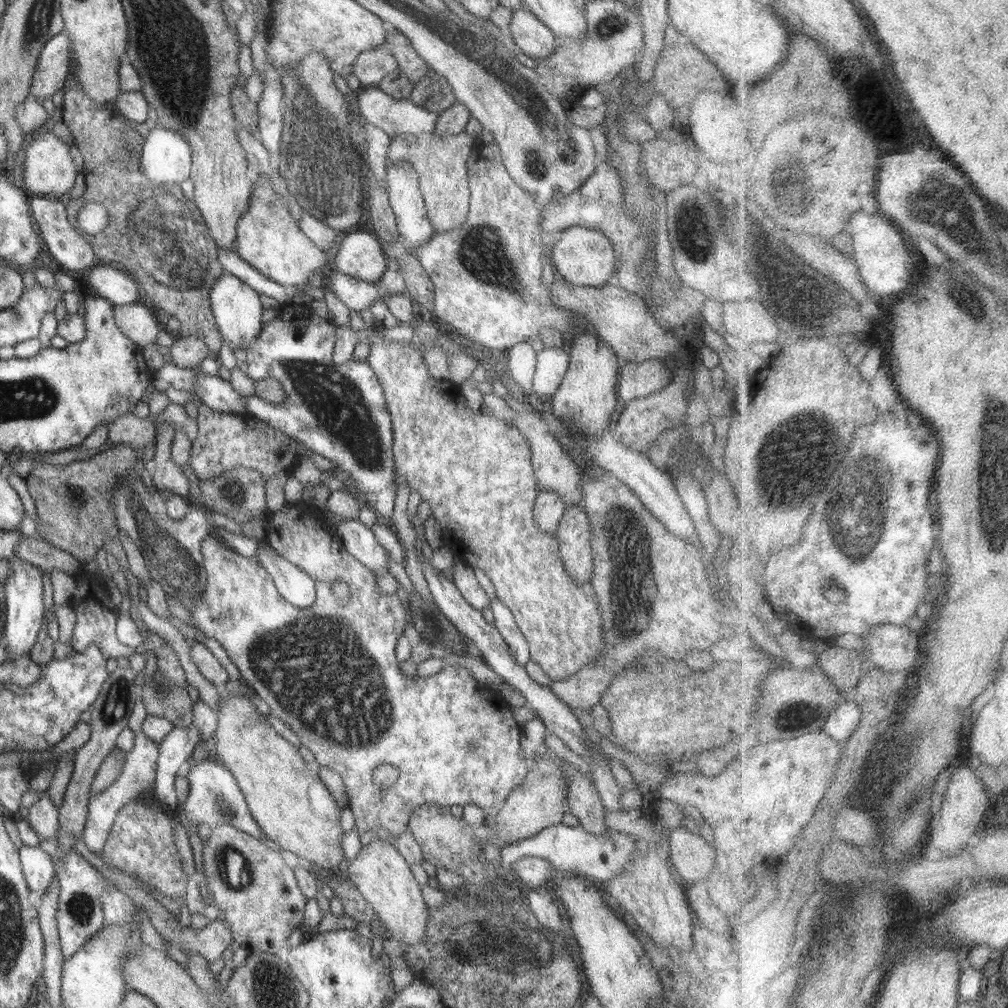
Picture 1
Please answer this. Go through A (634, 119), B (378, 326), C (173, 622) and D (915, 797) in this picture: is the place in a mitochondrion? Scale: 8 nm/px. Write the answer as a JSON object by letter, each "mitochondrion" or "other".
{"A":"other","B":"other","C":"other","D":"mitochondrion"}

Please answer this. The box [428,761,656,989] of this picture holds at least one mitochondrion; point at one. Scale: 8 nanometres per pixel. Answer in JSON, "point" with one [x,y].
{"point":[502,940]}

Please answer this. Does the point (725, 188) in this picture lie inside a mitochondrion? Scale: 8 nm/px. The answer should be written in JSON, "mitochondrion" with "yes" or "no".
{"mitochondrion":"no"}

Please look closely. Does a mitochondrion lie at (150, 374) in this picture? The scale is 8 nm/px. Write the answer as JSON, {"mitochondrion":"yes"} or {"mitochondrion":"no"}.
{"mitochondrion":"no"}

